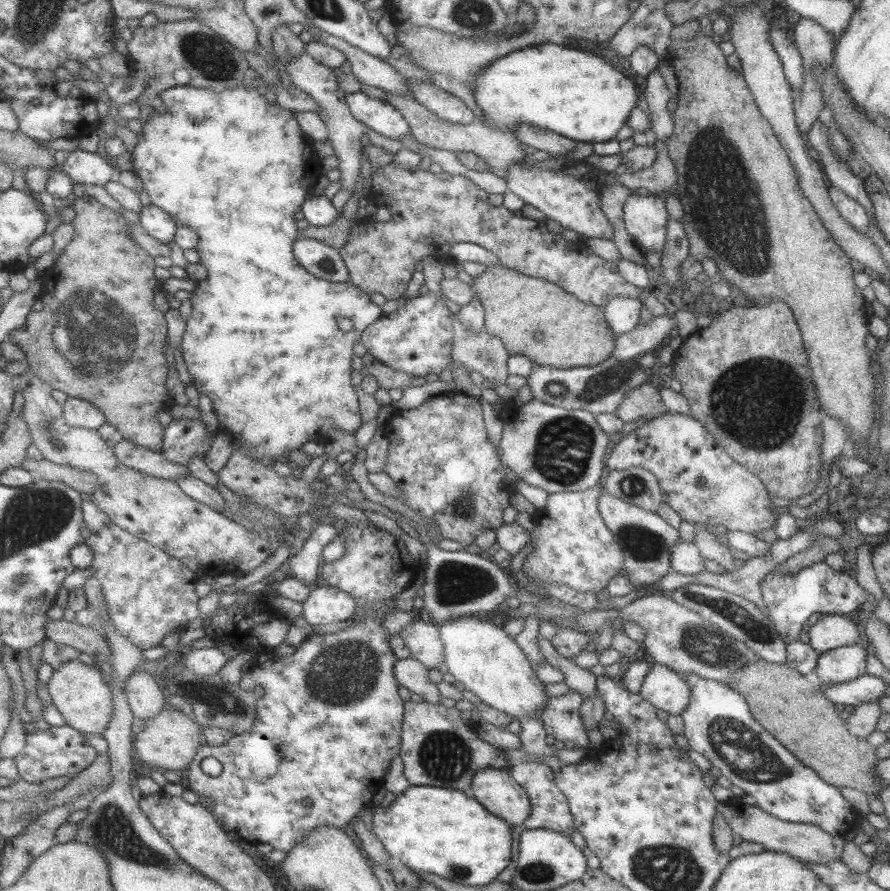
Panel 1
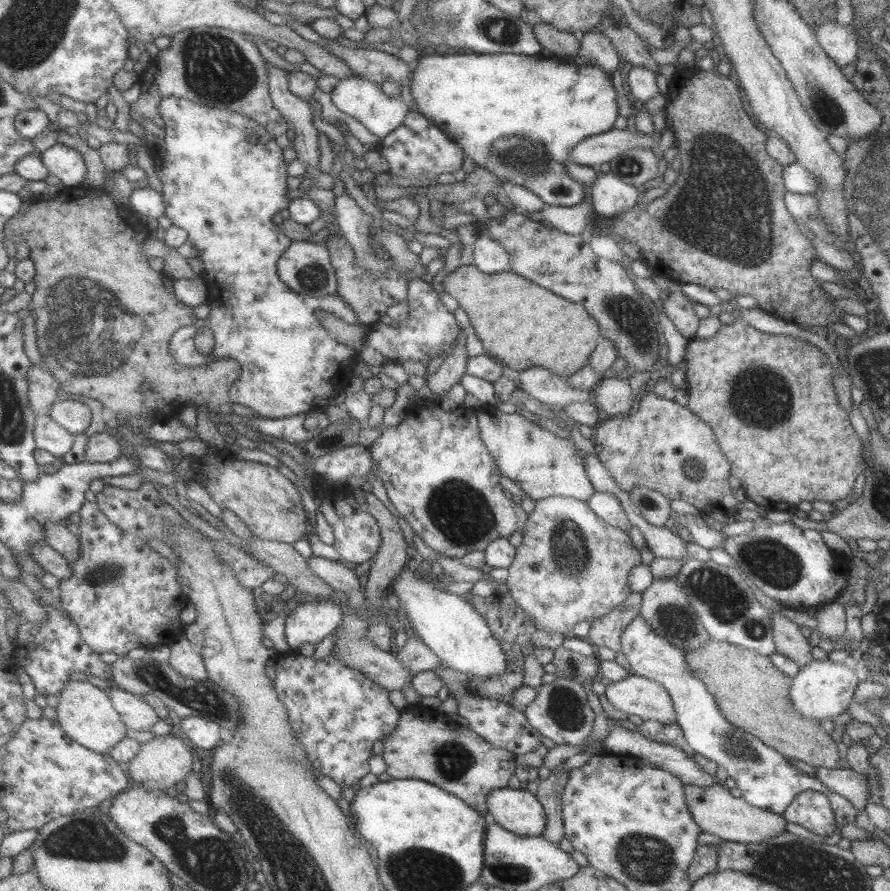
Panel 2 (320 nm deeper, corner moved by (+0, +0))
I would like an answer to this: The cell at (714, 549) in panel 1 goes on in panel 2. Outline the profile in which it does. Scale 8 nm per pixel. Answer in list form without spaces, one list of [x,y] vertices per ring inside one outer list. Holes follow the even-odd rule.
[[[769,611],[771,632],[774,639],[775,653],[789,657],[799,667],[807,666],[812,661],[808,640],[803,638],[800,626],[781,616],[779,612]]]

